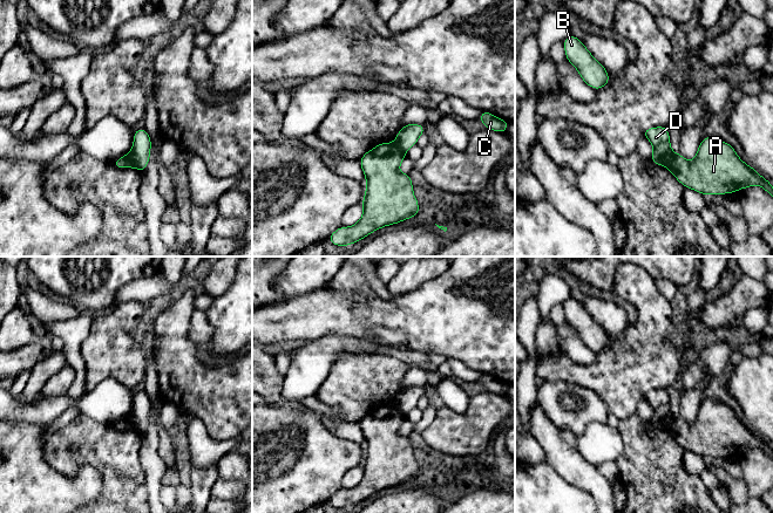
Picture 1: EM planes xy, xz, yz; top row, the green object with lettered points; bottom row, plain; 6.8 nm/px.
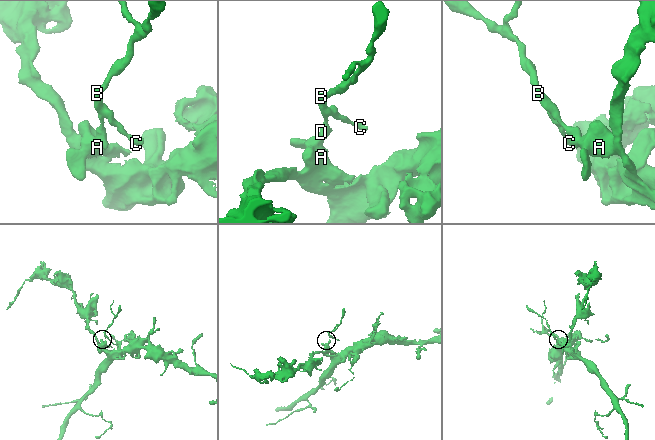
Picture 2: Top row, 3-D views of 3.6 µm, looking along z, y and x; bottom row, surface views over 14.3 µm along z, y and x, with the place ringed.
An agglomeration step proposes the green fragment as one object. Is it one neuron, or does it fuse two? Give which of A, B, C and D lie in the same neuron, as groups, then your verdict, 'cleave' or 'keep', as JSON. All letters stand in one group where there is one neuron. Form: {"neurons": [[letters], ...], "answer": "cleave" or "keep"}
{"neurons": [["A"], ["B", "C", "D"]], "answer": "cleave"}

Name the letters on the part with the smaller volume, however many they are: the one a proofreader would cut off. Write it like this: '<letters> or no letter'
B, C, D

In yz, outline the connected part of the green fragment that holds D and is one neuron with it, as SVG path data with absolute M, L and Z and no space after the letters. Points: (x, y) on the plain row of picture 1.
M666 389L649 390L642 398L646 399L653 408L651 423L656 428L667 429L673 415L670 408L670 396Z

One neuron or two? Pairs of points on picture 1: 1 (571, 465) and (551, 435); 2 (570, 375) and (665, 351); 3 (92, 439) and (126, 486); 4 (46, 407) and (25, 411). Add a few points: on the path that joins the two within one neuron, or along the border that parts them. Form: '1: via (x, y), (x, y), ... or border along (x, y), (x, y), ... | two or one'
1: via (564, 458), (551, 442) | one
2: via (594, 375), (621, 375), (635, 362), (642, 361) | one
3: via (103, 451), (120, 467), (122, 474) | one
4: via (41, 411), (29, 411) | one

